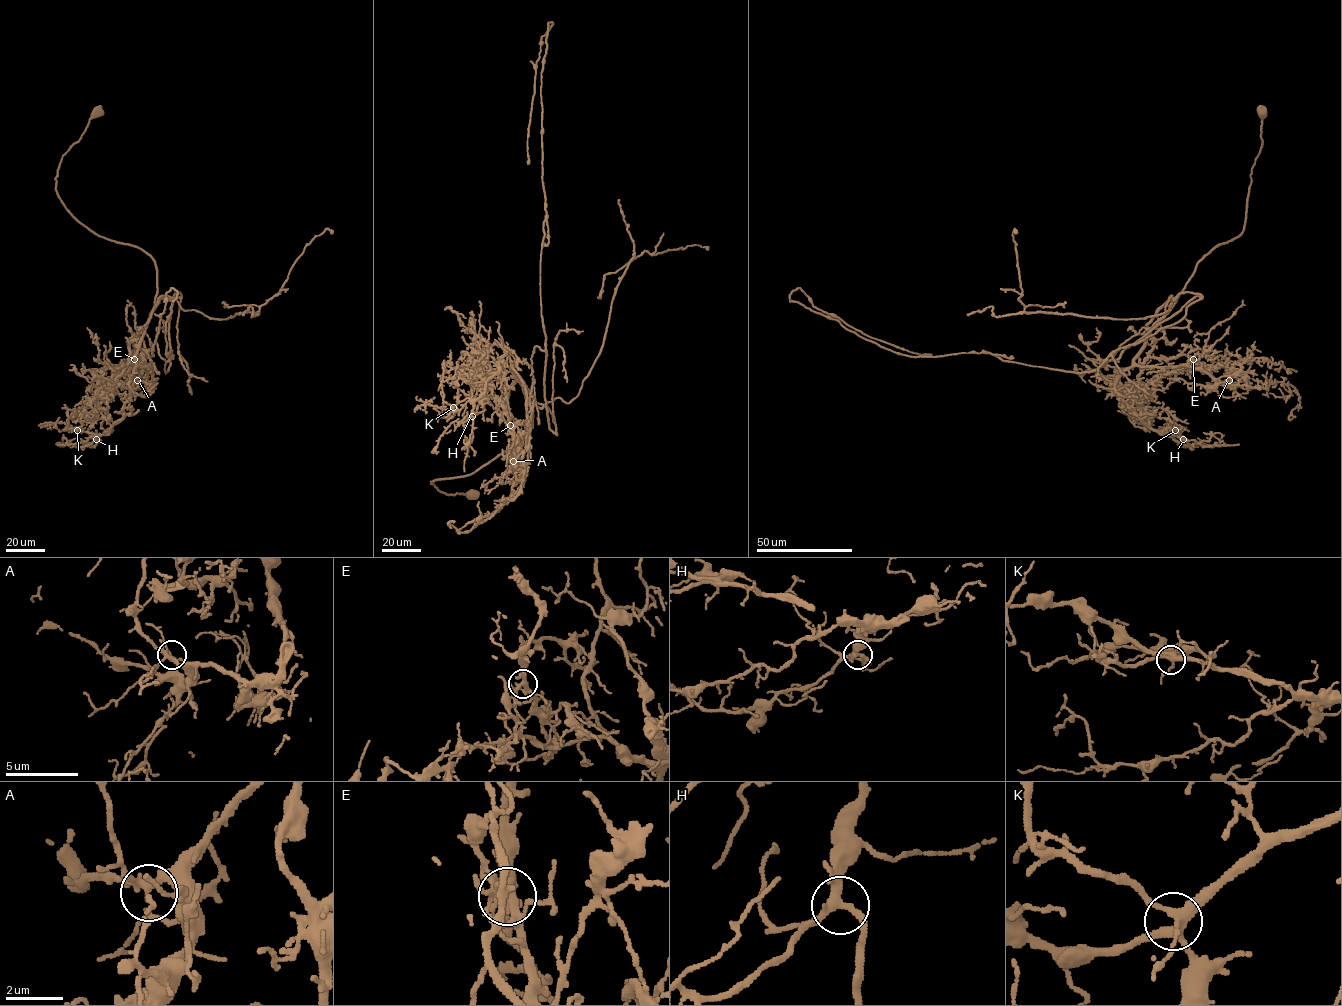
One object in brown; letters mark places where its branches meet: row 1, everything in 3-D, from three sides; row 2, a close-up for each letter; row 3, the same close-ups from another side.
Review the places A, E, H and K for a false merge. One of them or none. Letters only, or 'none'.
E

